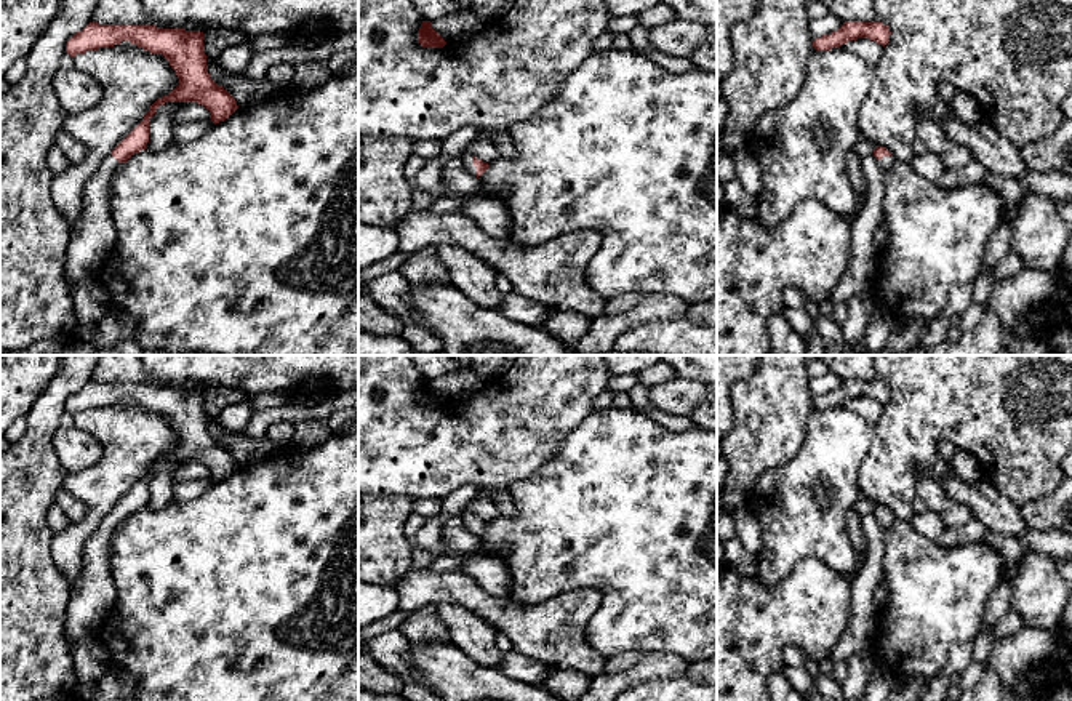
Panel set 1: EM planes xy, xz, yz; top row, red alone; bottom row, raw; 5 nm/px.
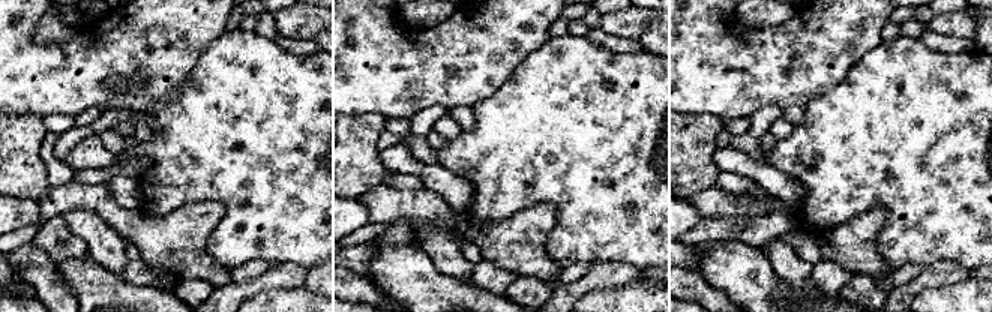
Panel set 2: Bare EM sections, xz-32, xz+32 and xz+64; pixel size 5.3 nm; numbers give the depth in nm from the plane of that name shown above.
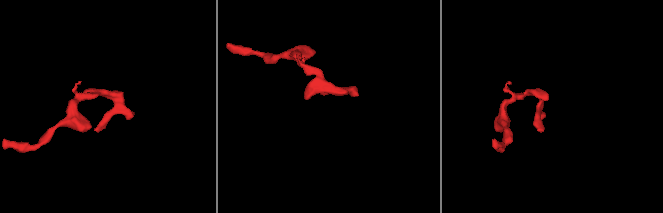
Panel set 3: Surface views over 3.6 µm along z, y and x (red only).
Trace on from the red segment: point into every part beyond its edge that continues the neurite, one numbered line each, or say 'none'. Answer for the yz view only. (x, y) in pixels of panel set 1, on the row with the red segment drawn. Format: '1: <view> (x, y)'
1: yz (885, 164)

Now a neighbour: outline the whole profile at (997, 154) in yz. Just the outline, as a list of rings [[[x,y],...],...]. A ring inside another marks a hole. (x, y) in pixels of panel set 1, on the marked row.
[[[931,109],[922,110],[922,120],[934,120],[952,142],[965,146],[973,160],[987,171],[1014,178],[1026,194],[1042,194],[1056,202],[1072,202],[1072,176],[1059,171],[1034,173],[1024,165],[1021,149],[981,120],[963,123],[950,109],[939,118]]]

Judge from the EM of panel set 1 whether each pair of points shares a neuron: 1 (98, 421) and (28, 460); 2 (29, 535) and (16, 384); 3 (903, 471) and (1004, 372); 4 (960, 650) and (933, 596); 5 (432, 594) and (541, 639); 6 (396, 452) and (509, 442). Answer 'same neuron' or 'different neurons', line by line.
1: different neurons
2: different neurons
3: same neuron
4: different neurons
5: same neuron
6: same neuron

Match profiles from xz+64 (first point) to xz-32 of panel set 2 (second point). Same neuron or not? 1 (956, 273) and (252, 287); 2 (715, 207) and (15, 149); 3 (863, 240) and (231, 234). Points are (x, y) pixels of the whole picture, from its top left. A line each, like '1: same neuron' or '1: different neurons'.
1: same neuron
2: different neurons
3: different neurons

